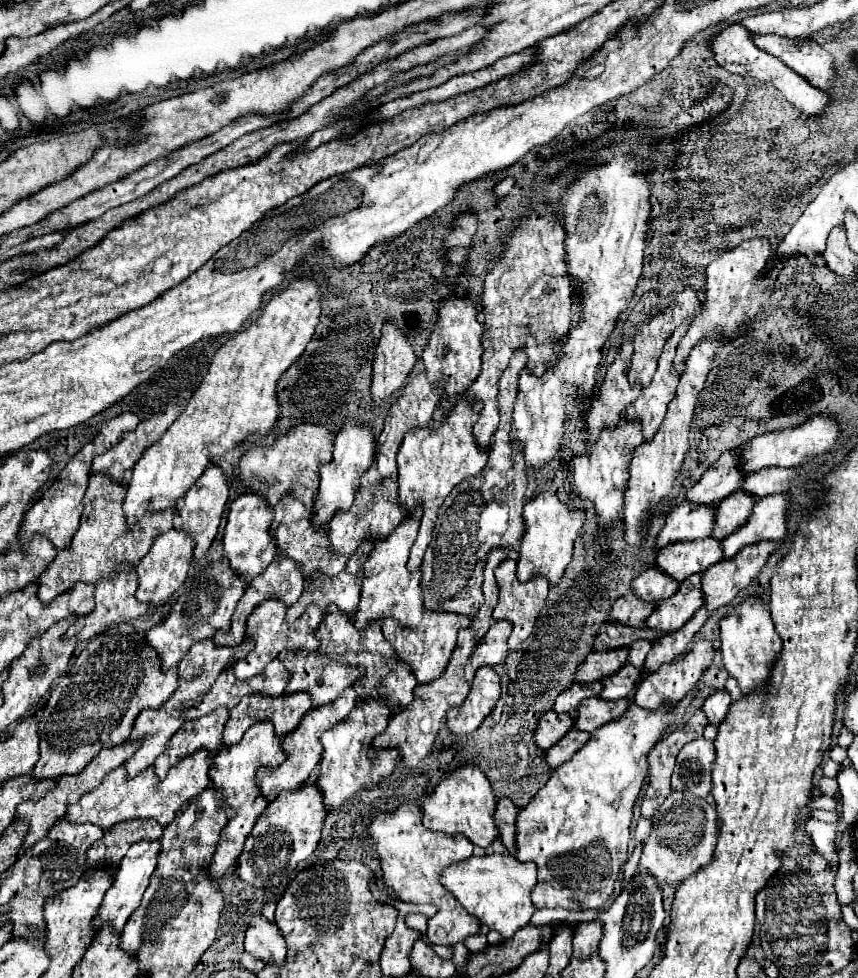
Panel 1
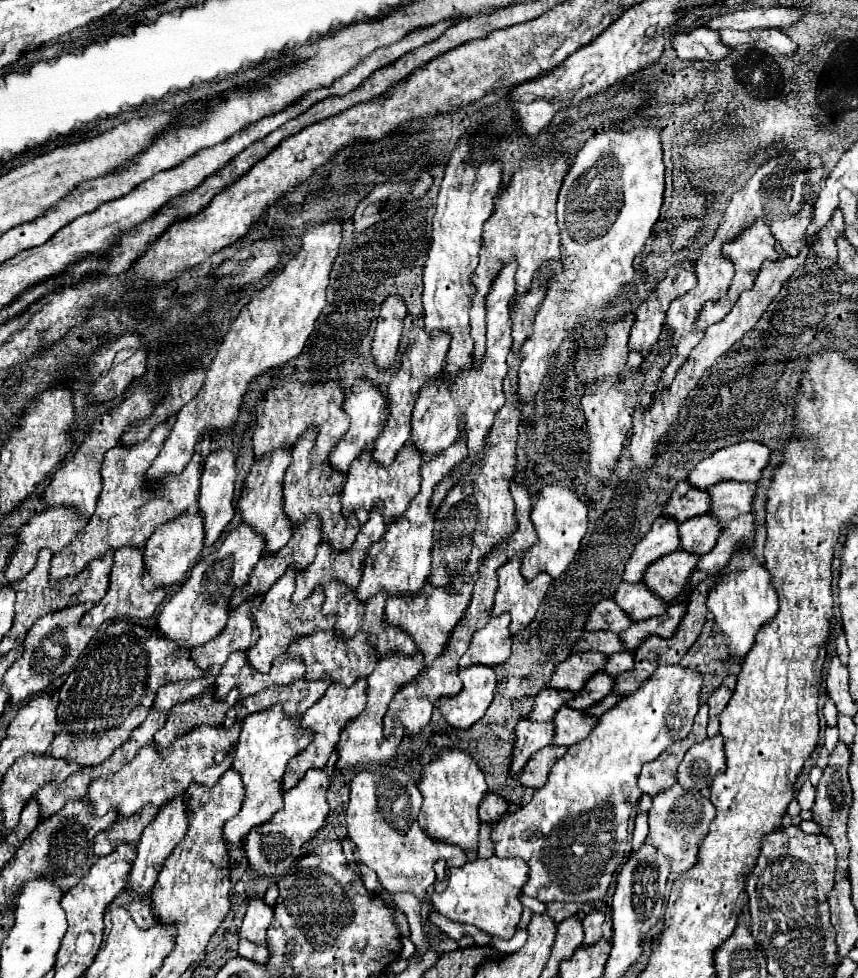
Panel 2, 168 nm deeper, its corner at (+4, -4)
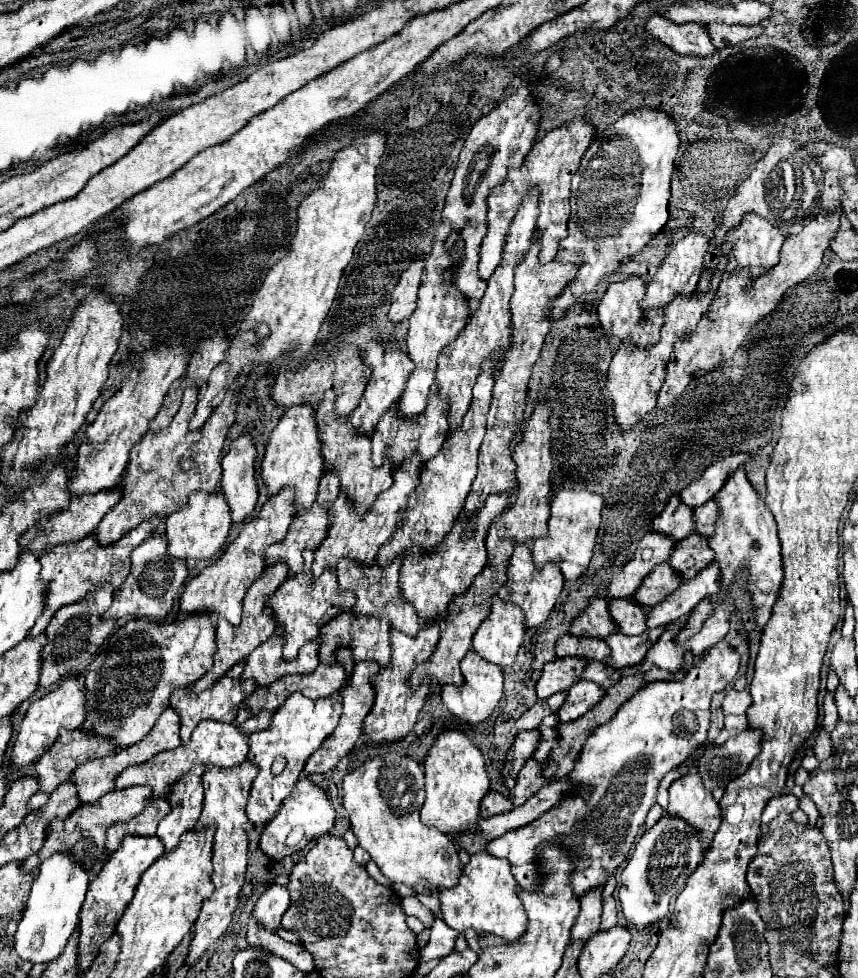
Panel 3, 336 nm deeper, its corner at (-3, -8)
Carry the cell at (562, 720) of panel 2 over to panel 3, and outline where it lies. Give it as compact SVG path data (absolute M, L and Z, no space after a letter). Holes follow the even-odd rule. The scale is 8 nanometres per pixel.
M550 714L542 720L542 724L538 728L542 734L542 740L540 740L540 748L534 752L536 760L546 760L550 756L550 752L560 744L558 726L560 726L560 718L556 714Z

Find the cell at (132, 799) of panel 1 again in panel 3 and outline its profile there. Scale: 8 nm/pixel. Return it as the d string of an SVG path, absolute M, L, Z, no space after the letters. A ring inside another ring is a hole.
M260 712L260 714L252 716L252 718L248 718L240 726L224 724L224 722L214 722L214 720L202 720L194 728L192 738L190 738L188 744L182 744L182 746L178 746L174 750L158 752L156 756L152 756L150 760L146 760L142 764L128 766L114 780L114 788L116 790L124 790L124 788L130 788L130 786L150 784L154 798L168 798L170 788L172 788L170 784L174 784L176 778L184 776L186 772L190 772L196 766L218 766L218 768L240 766L246 760L246 752L248 752L248 738L242 738L242 734L252 734L252 732L258 732L260 728L266 728L270 718L272 718L272 712Z

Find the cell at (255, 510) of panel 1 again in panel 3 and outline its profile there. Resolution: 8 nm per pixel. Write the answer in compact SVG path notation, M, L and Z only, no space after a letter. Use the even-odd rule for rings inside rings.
M292 406L272 430L270 440L266 444L266 454L262 458L262 480L268 488L270 496L276 496L282 488L294 488L294 508L296 512L308 510L318 494L318 482L322 478L322 464L320 464L320 440L316 436L316 422L314 410L308 406Z

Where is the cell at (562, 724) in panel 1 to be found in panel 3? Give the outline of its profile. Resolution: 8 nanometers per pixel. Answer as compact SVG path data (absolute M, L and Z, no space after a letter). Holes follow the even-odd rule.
M520 730L516 734L516 740L512 744L512 750L506 756L504 768L502 768L502 776L504 776L504 784L512 790L516 786L516 776L520 772L520 768L526 764L528 758L532 758L532 754L536 752L540 744L540 730Z

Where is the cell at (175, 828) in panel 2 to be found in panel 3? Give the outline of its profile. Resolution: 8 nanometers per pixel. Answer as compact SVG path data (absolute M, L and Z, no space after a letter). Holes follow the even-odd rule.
M194 768L176 784L172 790L172 796L168 796L168 802L172 806L172 812L160 820L156 836L164 844L164 854L172 852L178 844L182 834L190 832L202 812L202 800L204 800L204 790L202 790L202 768Z

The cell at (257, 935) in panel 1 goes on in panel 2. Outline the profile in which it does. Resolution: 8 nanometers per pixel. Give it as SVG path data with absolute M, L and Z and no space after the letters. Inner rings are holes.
M255 898L249 902L247 914L241 926L241 938L251 940L253 944L267 942L267 928L273 922L273 906L269 906L263 898Z

